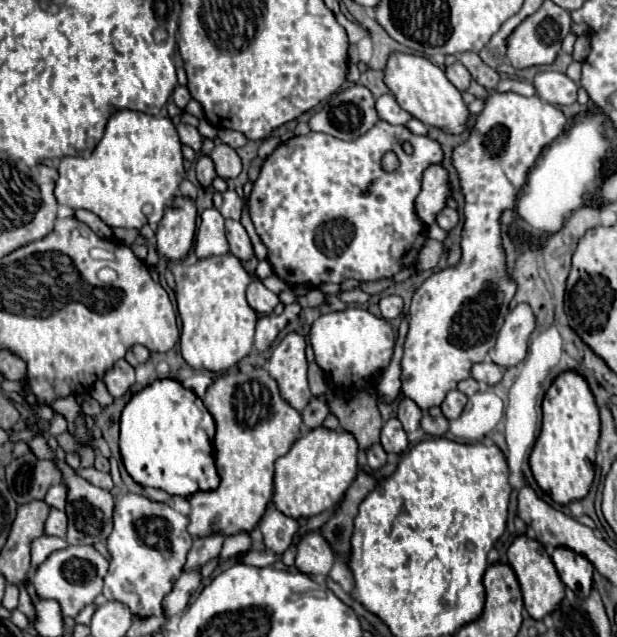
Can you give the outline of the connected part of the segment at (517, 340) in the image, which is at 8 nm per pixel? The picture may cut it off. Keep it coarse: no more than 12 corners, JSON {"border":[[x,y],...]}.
{"border":[[517,304],[497,334],[489,358],[517,366],[535,330],[529,304]]}

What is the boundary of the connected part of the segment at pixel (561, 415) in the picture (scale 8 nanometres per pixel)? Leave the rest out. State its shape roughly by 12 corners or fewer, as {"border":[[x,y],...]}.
{"border":[[575,372],[555,378],[529,466],[559,506],[595,476],[599,412]]}

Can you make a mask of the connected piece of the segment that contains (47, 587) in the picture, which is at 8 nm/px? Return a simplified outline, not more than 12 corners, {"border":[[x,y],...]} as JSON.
{"border":[[93,546],[51,552],[31,582],[75,616],[101,594],[107,560]]}

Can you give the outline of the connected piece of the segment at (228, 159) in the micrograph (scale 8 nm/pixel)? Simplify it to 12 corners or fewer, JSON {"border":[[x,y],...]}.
{"border":[[227,144],[211,152],[217,176],[229,180],[241,174],[241,158]]}

